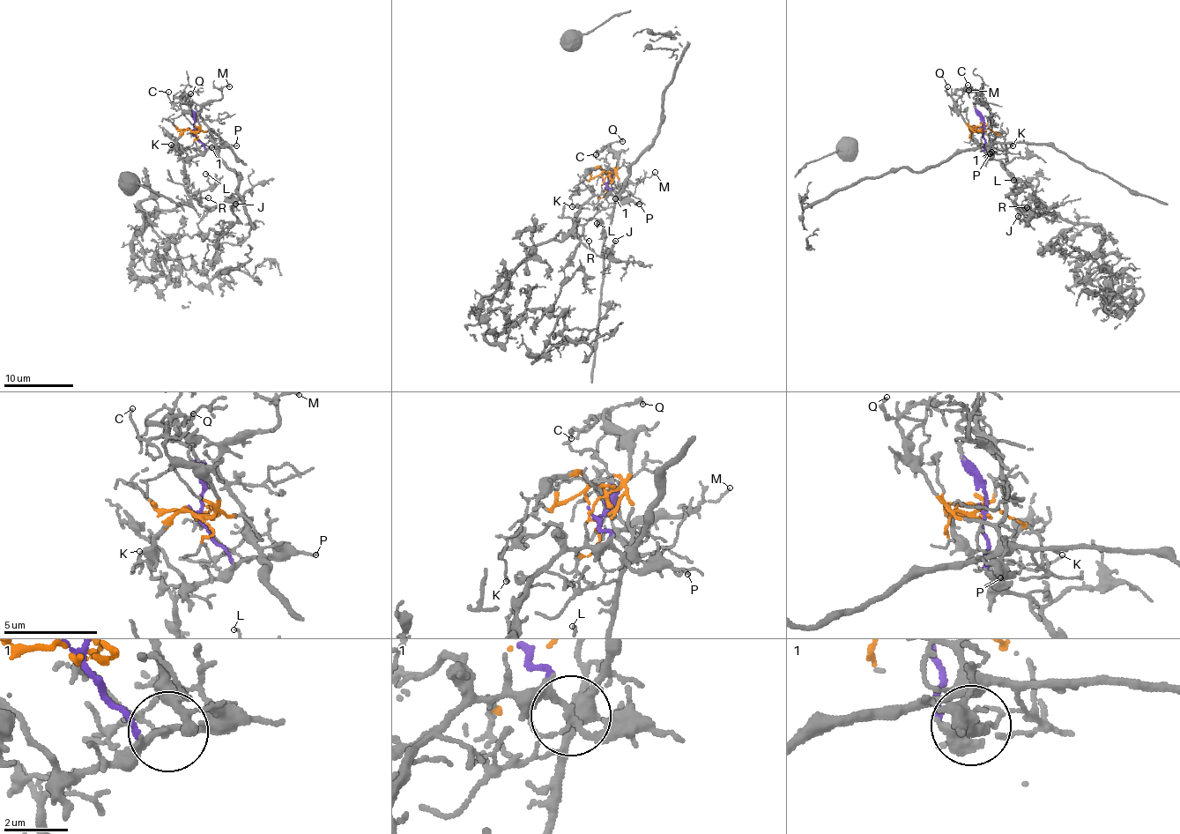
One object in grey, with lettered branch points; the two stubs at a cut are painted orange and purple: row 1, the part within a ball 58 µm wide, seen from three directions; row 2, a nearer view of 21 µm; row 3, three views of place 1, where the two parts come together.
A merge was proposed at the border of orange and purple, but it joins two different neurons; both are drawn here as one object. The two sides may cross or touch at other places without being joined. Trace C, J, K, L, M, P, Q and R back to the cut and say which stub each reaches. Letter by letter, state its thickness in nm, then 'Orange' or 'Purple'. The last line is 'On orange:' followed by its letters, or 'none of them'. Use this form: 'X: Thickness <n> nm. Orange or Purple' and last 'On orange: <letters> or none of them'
C: Thickness 90 nm. Orange
J: Thickness 140 nm. Purple
K: Thickness 110 nm. Orange
L: Thickness 140 nm. Purple
M: Thickness 100 nm. Orange
P: Thickness 140 nm. Purple
Q: Thickness 160 nm. Orange
R: Thickness 140 nm. Purple
On orange: C, K, M, Q

